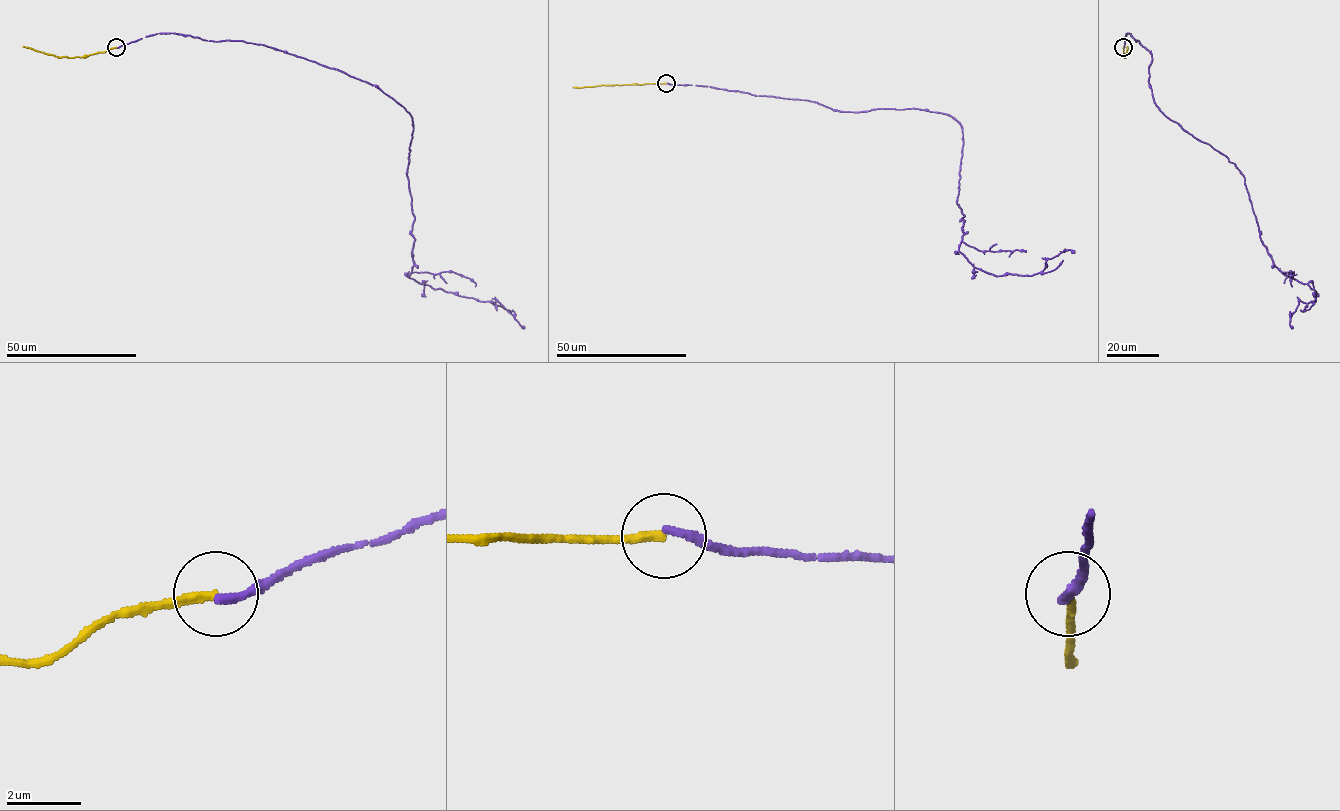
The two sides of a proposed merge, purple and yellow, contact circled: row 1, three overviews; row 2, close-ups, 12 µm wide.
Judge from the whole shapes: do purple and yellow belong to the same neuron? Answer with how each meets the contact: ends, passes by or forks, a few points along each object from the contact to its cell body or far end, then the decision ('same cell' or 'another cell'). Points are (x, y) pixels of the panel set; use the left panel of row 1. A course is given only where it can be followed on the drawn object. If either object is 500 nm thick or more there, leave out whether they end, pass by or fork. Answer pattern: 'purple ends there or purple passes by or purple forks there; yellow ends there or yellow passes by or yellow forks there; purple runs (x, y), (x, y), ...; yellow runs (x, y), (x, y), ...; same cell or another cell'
purple ends there; yellow ends there; purple runs (116, 47), (157, 33), (238, 40), (376, 85), (413, 121), (409, 276), (435, 289), (497, 301), (524, 328); yellow runs (116, 47), (83, 57), (68, 58), (23, 46); another cell

